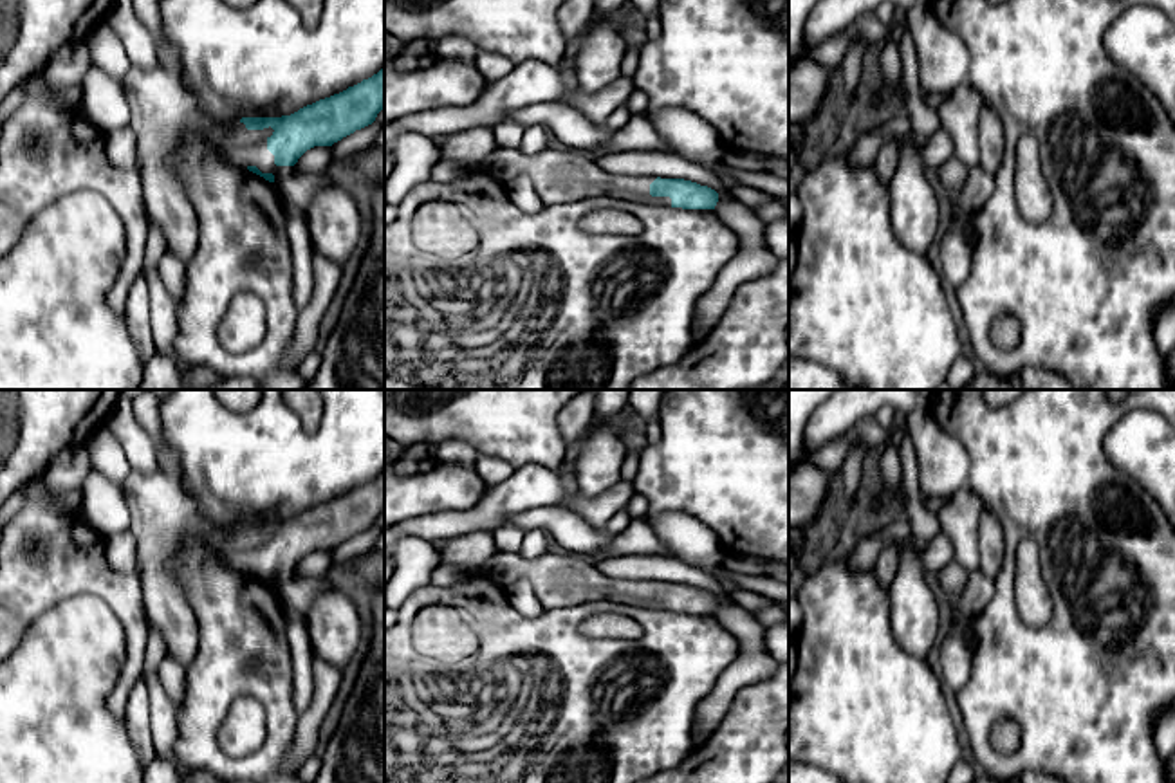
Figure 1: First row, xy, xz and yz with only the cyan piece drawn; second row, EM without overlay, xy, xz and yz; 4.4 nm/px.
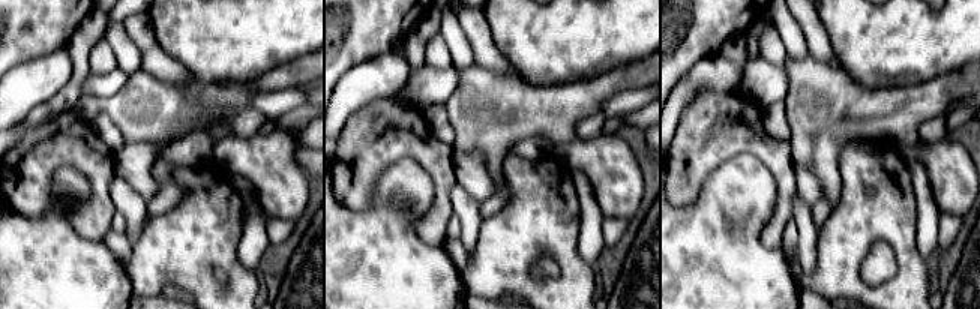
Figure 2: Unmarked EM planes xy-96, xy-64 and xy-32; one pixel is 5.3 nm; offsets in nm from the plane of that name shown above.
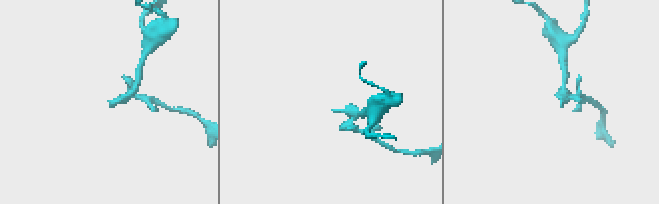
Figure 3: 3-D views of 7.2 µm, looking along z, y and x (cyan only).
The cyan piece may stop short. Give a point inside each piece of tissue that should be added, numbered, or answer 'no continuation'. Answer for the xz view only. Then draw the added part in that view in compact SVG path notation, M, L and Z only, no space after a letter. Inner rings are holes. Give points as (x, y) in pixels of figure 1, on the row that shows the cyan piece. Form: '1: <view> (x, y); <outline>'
1: xz (558, 175); M558 146L525 155L518 148L496 148L484 162L484 171L502 184L527 175L543 206L610 197L615 200L671 206L670 197L652 197L653 175L614 175L578 152Z

